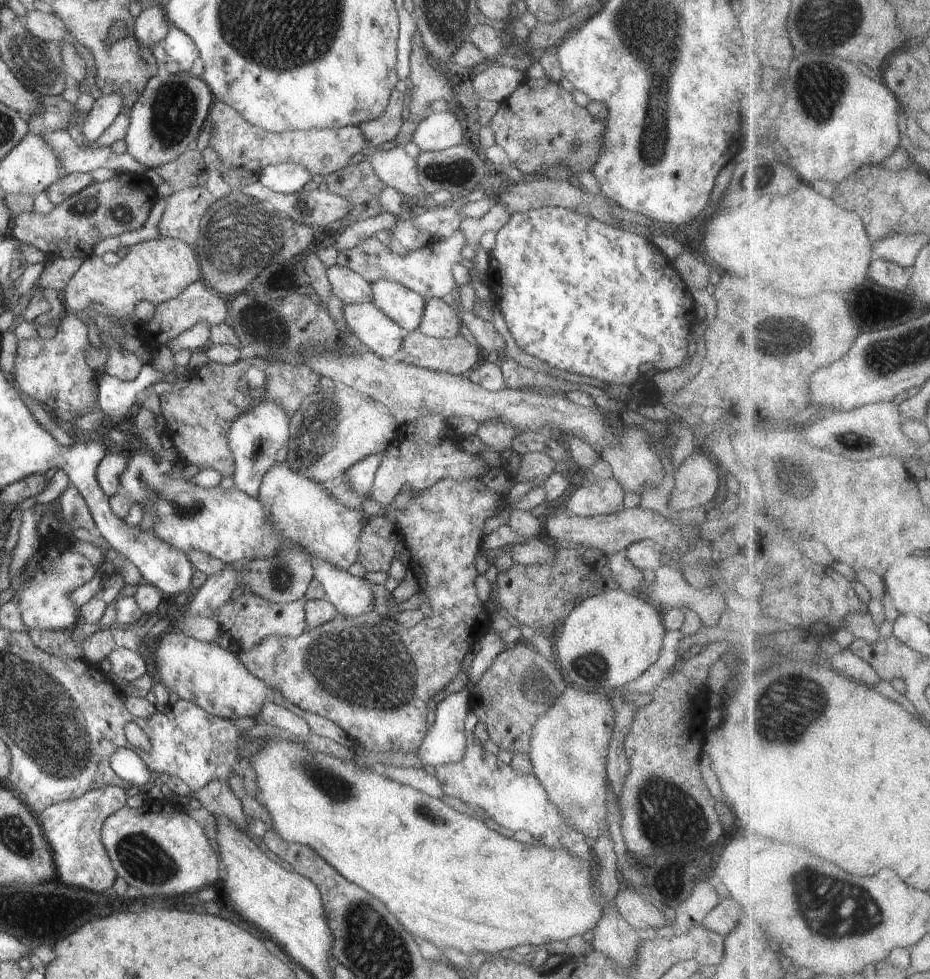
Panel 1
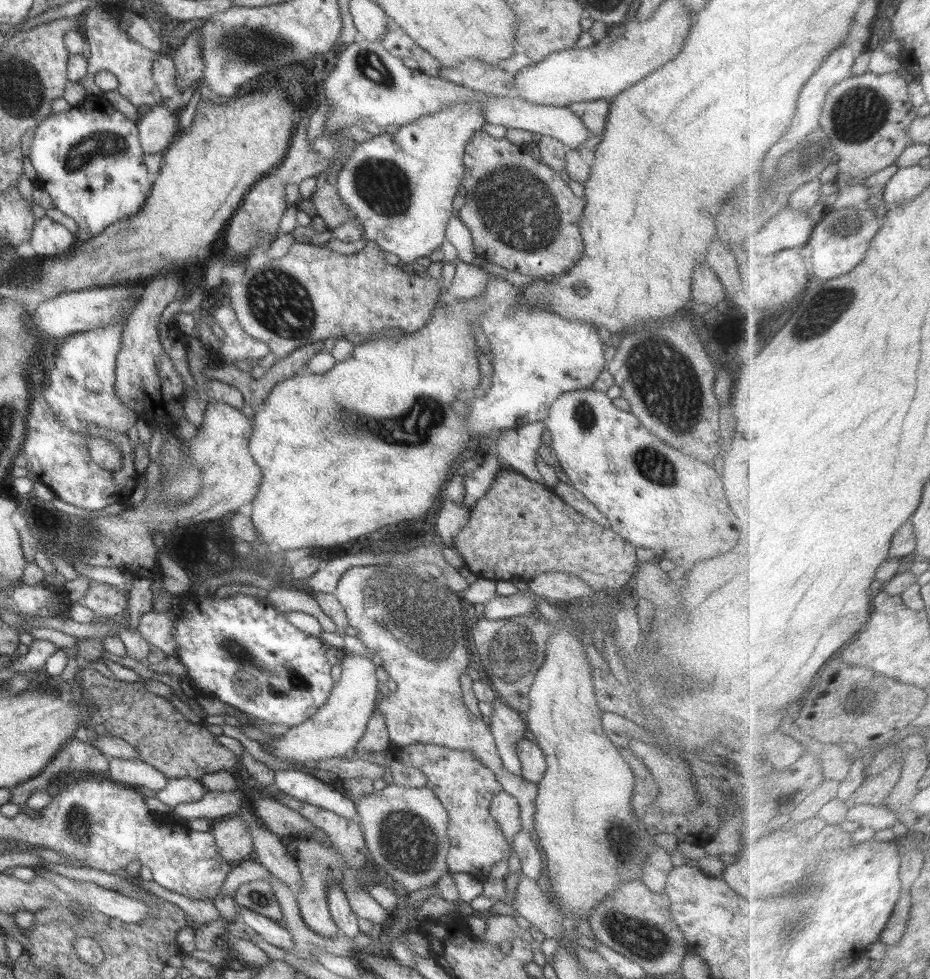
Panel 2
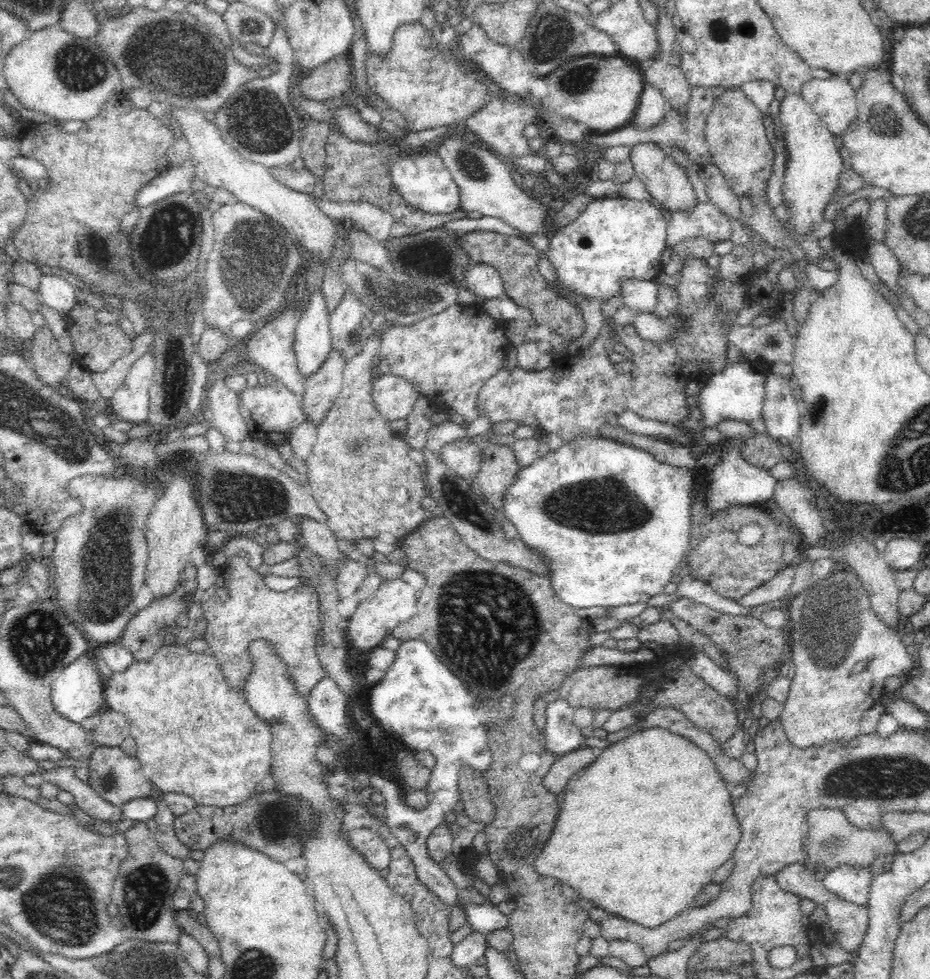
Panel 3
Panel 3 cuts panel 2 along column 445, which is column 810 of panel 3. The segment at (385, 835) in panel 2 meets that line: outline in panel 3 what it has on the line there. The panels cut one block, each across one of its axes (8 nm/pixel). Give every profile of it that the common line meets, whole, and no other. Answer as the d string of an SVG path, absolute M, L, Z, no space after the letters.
M812 808L806 814L810 830L804 837L804 851L808 853L805 869L814 875L820 870L832 872L838 866L872 866L876 858L896 855L897 843L888 830L863 830L848 821L842 808Z

